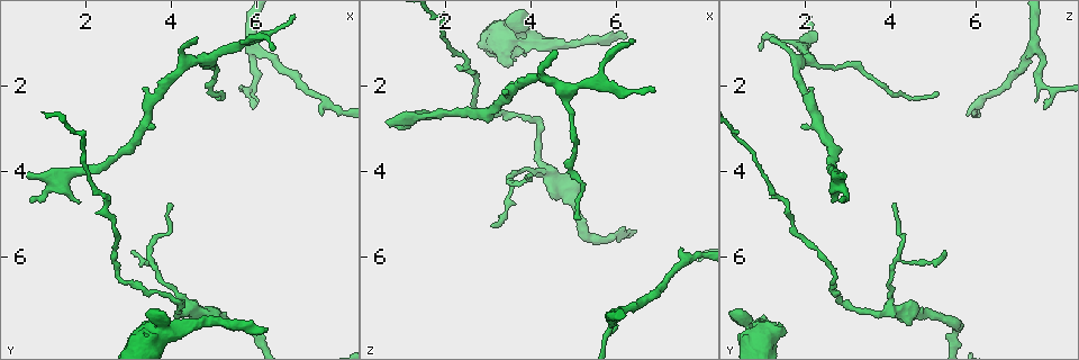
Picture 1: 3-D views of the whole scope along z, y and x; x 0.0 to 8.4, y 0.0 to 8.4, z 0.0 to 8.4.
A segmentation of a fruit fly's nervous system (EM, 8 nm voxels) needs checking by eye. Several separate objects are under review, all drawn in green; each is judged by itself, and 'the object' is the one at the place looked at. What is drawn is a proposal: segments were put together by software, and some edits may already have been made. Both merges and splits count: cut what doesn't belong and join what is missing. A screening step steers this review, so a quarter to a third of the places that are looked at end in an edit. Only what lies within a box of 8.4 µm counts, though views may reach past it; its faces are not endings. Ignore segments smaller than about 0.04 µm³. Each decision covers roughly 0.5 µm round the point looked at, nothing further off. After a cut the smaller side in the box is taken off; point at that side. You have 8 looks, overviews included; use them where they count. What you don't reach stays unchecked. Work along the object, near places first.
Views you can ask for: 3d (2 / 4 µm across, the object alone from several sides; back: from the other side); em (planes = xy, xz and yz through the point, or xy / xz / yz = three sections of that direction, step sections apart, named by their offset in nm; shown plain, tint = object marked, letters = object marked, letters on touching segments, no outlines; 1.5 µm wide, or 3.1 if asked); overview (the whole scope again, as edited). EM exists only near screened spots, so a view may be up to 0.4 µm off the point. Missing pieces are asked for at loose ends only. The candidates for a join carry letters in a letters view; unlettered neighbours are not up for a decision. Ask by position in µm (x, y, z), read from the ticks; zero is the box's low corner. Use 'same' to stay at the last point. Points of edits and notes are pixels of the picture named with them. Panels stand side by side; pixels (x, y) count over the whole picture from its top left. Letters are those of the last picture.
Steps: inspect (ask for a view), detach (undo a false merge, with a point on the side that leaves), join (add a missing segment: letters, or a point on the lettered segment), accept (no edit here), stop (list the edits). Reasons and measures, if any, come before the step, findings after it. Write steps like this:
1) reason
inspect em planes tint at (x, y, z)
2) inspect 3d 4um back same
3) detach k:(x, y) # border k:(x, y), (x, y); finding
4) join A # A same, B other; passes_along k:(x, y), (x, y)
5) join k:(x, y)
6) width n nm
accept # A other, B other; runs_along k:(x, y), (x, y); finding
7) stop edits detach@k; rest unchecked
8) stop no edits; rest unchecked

an open end
inspect em planes plain at (5.15, 2.20, 5.15)

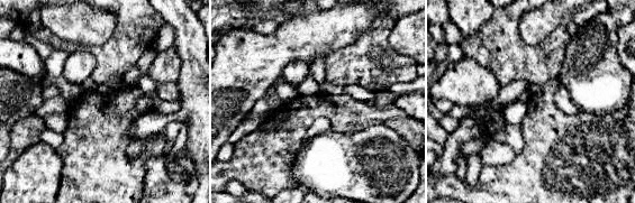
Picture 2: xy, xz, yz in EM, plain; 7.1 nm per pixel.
where the object lies
inspect em planes tint same

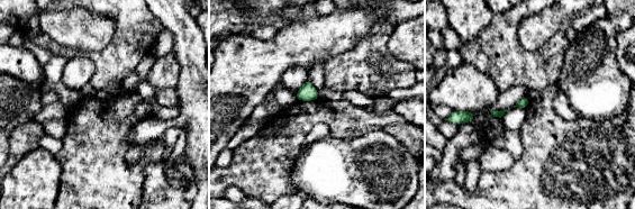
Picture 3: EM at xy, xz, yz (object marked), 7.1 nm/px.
what lies round it
inspect em planes letters same

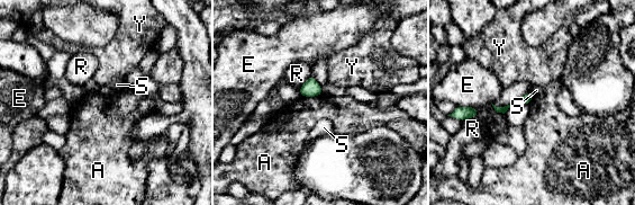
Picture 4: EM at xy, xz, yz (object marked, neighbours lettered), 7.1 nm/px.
accept # A other, E other, R other, S other, Y other; border 4:(323, 94), (301, 97); no lettered segment goes on from it

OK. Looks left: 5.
three-way junction
inspect em yz step 8 letters at (6.00, 1.20, 7.30)

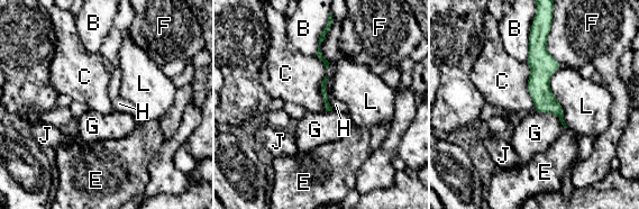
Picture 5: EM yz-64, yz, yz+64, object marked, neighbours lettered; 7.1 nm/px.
longest_contact L 460 nm
accept # B other, C other, E other, F other, G other, H other, J other, L other; one cell here

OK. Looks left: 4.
free end
inspect 3d 4um at (4.60, 1.00, 1.20)

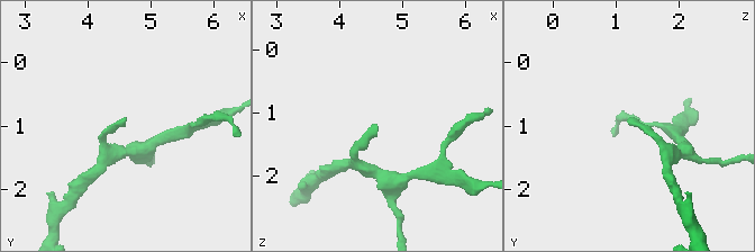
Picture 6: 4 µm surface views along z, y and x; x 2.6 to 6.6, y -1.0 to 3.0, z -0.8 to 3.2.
now the EM
inspect em xz step 4 letters at (4.60, 0.95, 1.20)

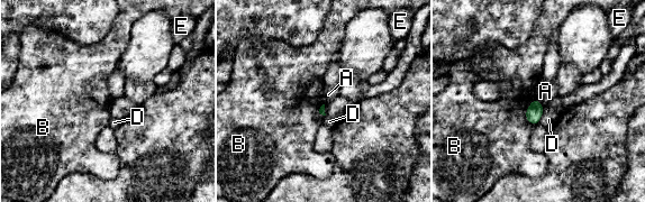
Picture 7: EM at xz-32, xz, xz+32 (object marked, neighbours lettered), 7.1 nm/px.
inspect em planes letters same

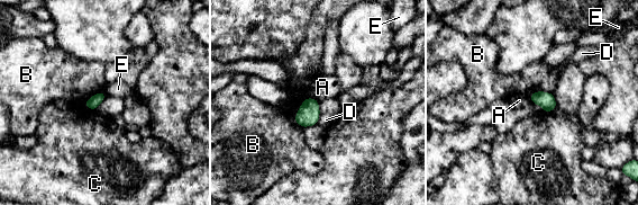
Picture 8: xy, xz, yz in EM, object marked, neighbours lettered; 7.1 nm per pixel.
accept # A other, B other, C other, D other, E other; border 8:(531, 94), (529, 100); no lettered segment goes on from it

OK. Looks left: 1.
stop no edits; rest unchecked

